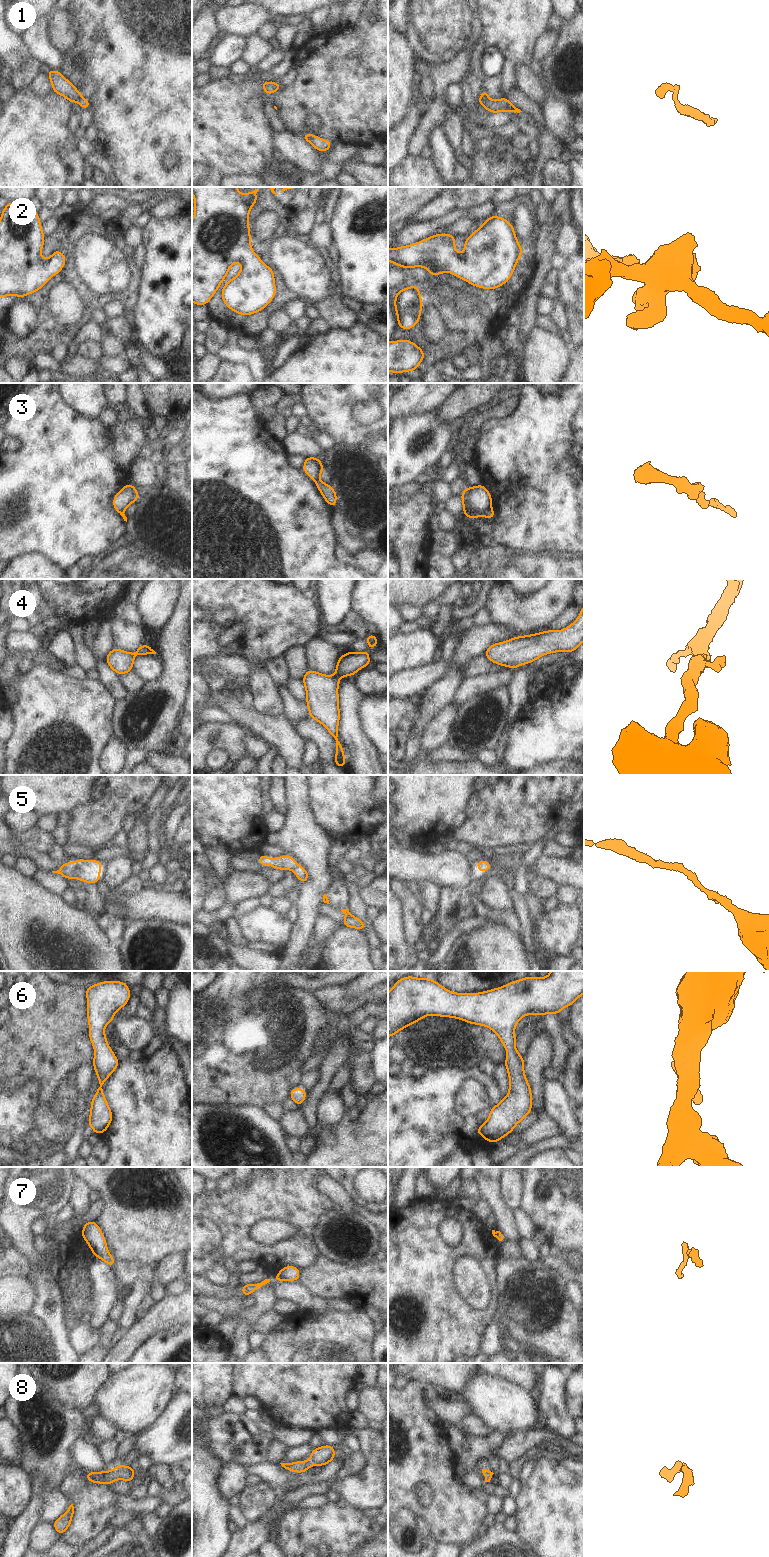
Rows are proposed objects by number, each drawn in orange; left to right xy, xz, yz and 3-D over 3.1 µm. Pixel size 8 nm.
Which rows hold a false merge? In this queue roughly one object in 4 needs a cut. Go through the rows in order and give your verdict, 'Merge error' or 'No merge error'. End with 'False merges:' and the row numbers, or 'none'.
1: Merge error
2: No merge error
3: Merge error
4: No merge error
5: No merge error
6: No merge error
7: Merge error
8: No merge error
False merges: 1, 3, 7.

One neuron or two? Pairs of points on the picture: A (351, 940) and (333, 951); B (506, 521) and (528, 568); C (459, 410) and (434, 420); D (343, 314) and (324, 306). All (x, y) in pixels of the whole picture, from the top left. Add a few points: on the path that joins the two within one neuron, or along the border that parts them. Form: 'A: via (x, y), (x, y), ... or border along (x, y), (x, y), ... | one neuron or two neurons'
A: via (347, 944), (340, 951), (337, 951) | one neuron
B: via (518, 533), (528, 543), (528, 556) | one neuron
C: border along (441, 407), (446, 415), (457, 420) | two neurons
D: via (338, 314), (329, 308) | one neuron

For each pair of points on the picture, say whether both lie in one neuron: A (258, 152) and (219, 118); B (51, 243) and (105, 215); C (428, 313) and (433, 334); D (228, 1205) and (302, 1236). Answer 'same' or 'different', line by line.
A: same
B: different
C: same
D: same

